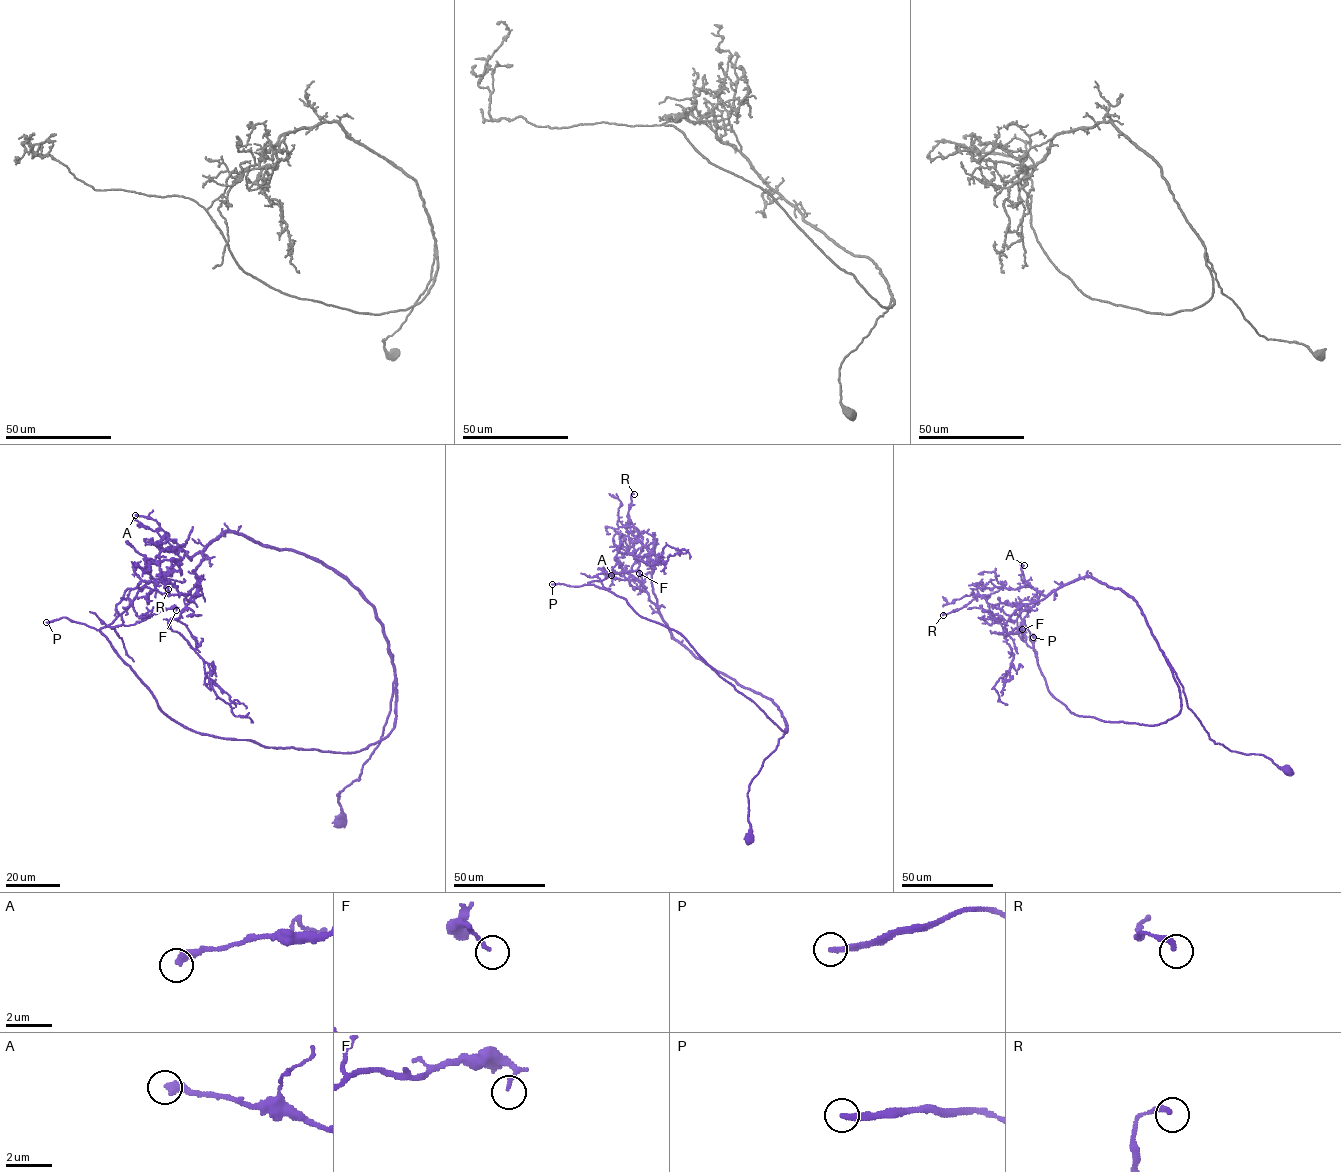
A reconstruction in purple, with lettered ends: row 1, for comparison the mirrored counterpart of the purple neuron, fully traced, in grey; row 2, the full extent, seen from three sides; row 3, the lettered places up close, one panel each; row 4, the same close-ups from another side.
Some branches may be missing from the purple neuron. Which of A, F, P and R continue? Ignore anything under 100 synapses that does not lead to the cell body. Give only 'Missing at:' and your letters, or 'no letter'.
Missing at: P

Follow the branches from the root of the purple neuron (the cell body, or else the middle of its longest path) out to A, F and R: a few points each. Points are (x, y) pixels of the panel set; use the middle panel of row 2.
A: (749, 841), (750, 783), (783, 736), (784, 718), (770, 699), (676, 640), (640, 581), (626, 571), (611, 575)
F: (749, 841), (750, 783), (783, 736), (784, 718), (770, 699), (676, 640), (645, 591), (598, 568), (639, 573)
R: (749, 841), (750, 783), (784, 718), (676, 640), (630, 583), (643, 549), (627, 525), (634, 494)

